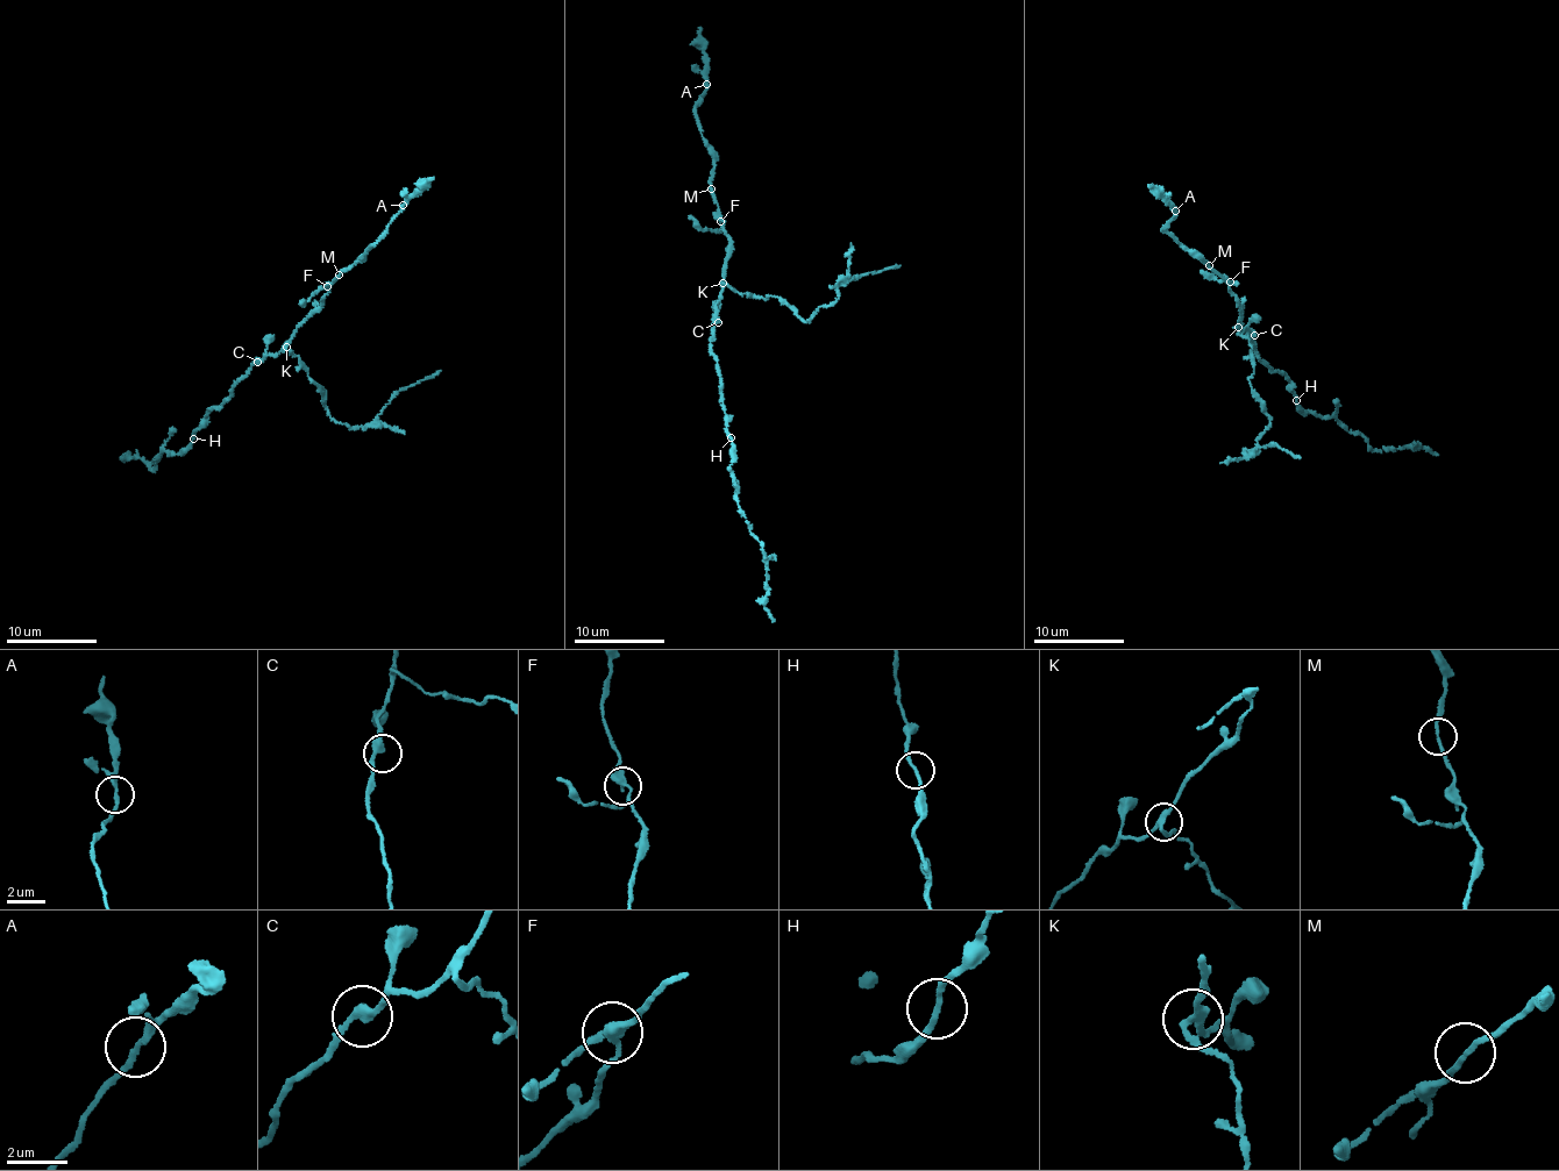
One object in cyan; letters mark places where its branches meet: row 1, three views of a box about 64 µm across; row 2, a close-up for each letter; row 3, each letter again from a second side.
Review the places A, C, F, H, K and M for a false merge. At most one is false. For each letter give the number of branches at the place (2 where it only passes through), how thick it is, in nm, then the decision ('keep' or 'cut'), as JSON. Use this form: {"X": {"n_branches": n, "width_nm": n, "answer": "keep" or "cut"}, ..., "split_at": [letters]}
{"A": {"n_branches": 2, "width_nm": 200, "answer": "keep"}, "C": {"n_branches": 2, "width_nm": 320, "answer": "keep"}, "F": {"n_branches": 3, "width_nm": 260, "answer": "keep"}, "H": {"n_branches": 2, "width_nm": 170, "answer": "keep"}, "K": {"n_branches": 3, "width_nm": 240, "answer": "cut"}, "M": {"n_branches": 2, "width_nm": 150, "answer": "keep"}, "split_at": ["K"]}

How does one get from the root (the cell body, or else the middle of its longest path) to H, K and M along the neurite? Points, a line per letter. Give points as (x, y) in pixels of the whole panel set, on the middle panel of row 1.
H: (712, 321), (711, 351), (720, 370), (721, 406), (730, 420), (731, 438)
K: (712, 321), (723, 283)
M: (712, 321), (730, 241), (711, 187)

